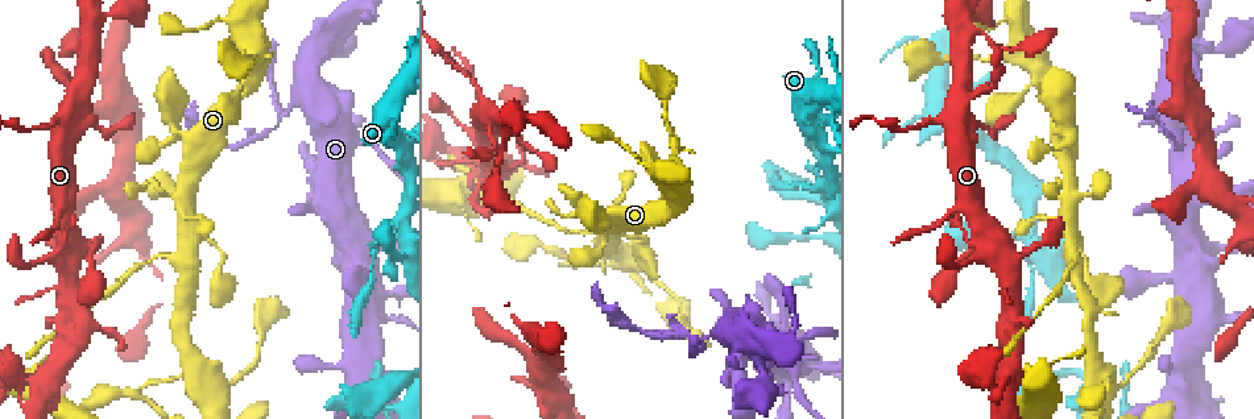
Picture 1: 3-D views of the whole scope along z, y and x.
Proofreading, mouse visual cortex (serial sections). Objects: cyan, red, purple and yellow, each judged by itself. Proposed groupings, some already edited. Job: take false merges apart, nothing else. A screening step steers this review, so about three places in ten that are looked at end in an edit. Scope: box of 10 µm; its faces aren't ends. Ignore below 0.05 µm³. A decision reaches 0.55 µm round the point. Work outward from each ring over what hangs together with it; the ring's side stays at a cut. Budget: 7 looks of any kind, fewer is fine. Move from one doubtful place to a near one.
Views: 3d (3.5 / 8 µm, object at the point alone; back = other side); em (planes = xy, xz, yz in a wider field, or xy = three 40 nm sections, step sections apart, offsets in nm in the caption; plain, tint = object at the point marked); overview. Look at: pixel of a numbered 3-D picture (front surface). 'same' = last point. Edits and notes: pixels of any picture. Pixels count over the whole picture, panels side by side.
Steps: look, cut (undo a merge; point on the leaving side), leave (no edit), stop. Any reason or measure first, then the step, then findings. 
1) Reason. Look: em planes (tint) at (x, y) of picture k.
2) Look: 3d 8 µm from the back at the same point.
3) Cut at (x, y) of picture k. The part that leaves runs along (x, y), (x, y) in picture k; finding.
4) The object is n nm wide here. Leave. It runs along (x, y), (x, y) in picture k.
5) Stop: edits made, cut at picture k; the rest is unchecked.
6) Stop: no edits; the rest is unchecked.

Sudden change in width. Look: 3d 8 µm at (583, 232) of picture 1.

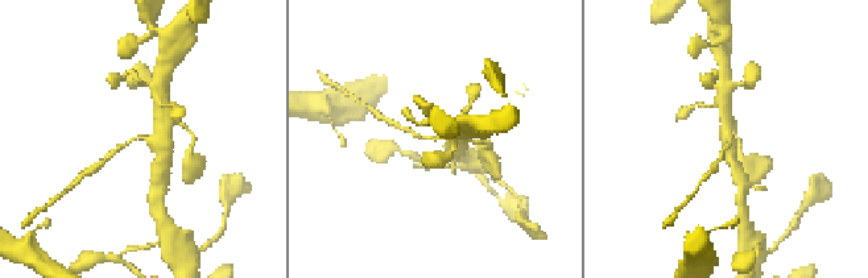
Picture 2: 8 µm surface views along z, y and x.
The arms are 150, 350 nm wide. Look: em xy step 5 (tint) at the same point.

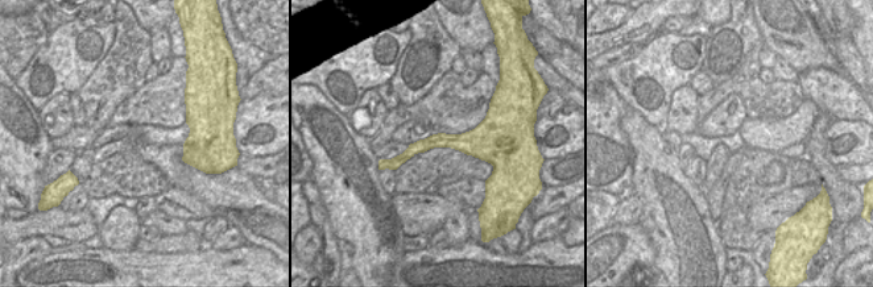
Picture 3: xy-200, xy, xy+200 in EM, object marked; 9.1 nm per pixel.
Cut at (408, 129) of picture 2. The part that leaves runs along (422, 137), (381, 117) in picture 2; a second cell is stuck on.

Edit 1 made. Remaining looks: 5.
Look: overview.

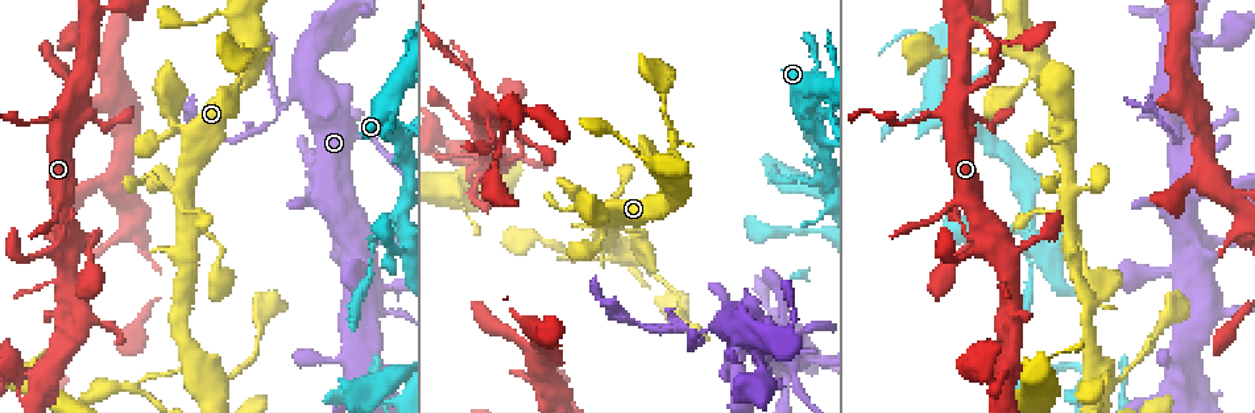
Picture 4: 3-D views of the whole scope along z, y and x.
Branch point. Look: 3d 3.5 µm at (281, 107) of picture 4.

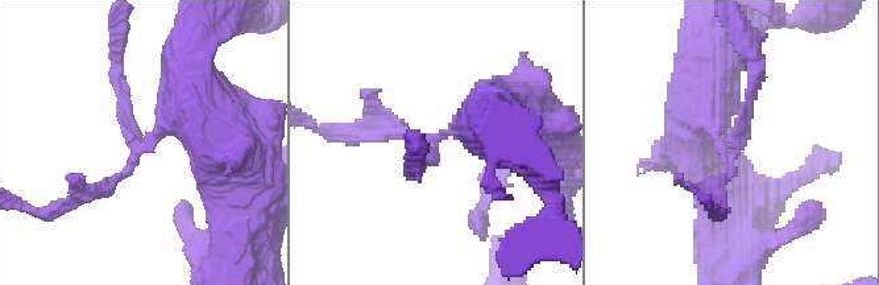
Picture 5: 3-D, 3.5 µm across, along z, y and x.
3 arms meet here; the arms are 150, 150, 600 nm wide. Look: em xy step 5 (tint) at (722, 146) of picture 5.

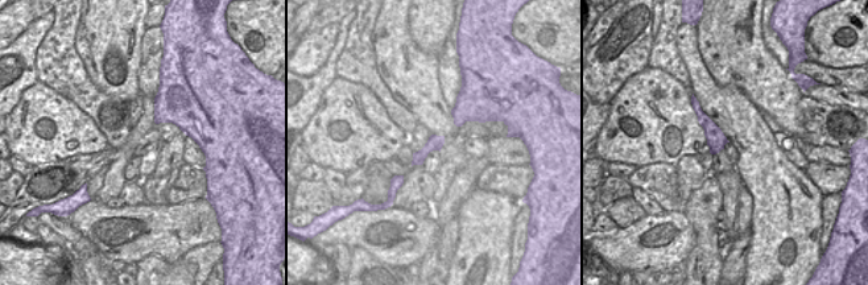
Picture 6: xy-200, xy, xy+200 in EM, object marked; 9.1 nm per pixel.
Cut at (125, 103) of picture 5. A border runs along (422, 148), (429, 152) in picture 6; two cells meet here.

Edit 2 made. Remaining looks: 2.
Stop: edits made, cut at picture 2, cut at picture 5; the rest is unchecked.

